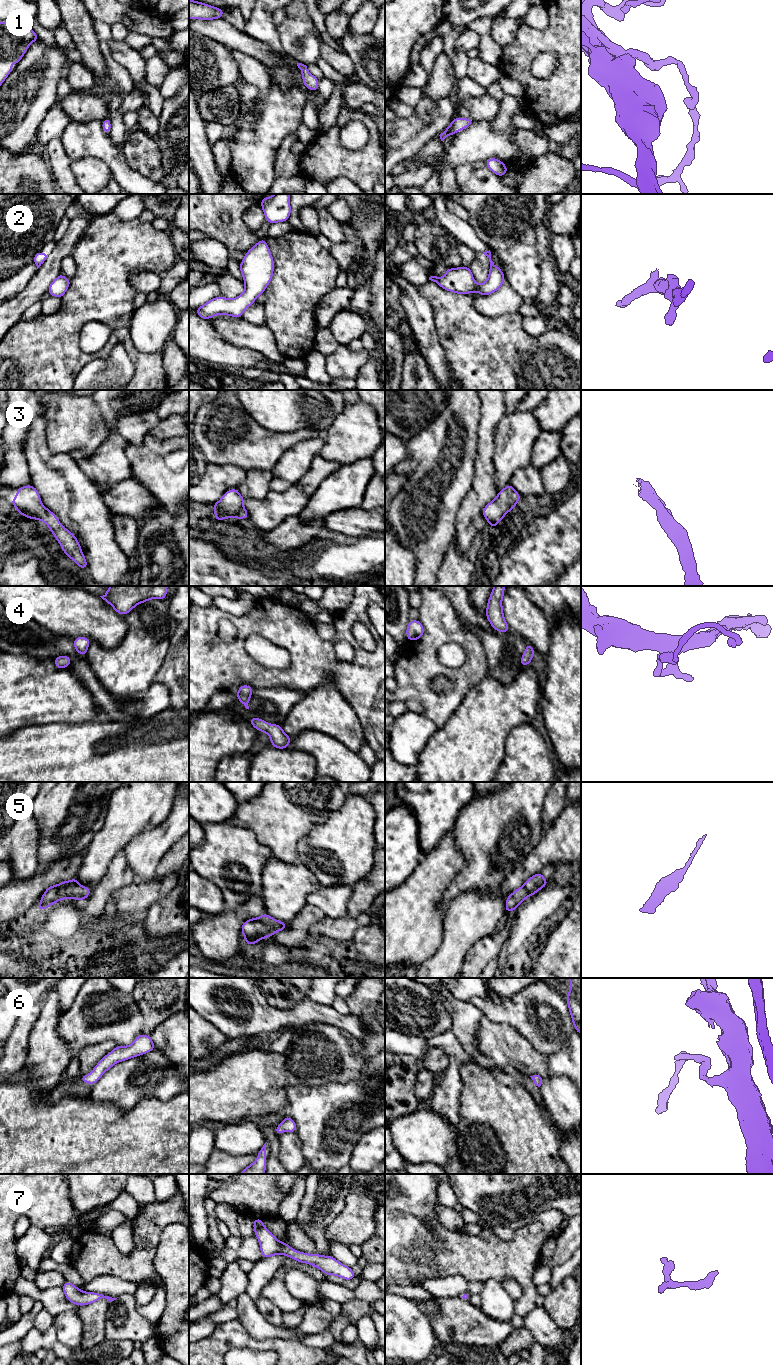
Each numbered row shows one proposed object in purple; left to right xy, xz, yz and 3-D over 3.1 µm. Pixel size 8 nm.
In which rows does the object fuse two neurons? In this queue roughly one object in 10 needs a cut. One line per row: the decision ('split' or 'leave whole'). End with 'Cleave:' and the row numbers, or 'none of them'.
1: leave whole
2: leave whole
3: leave whole
4: leave whole
5: leave whole
6: leave whole
7: leave whole
Cleave: none of them

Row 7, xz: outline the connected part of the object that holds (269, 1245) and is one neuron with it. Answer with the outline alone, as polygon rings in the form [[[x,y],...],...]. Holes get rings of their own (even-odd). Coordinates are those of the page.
[[[253,1219],[254,1234],[256,1235],[262,1254],[262,1259],[273,1255],[287,1255],[297,1262],[307,1263],[320,1269],[326,1276],[339,1276],[344,1280],[356,1278],[352,1268],[338,1262],[333,1256],[308,1254],[294,1250],[285,1242],[280,1242],[263,1225],[263,1219]]]

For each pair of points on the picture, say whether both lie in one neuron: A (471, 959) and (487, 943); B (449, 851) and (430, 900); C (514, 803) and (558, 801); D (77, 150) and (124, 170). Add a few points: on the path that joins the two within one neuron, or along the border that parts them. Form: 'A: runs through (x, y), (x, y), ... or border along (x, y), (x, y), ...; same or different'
A: runs through (475, 955), (483, 947); same
B: runs through (442, 863), (430, 878), (430, 888); same
C: border along (548, 792), (544, 801), (542, 825); different
D: runs through (89, 150), (104, 150), (112, 158); same

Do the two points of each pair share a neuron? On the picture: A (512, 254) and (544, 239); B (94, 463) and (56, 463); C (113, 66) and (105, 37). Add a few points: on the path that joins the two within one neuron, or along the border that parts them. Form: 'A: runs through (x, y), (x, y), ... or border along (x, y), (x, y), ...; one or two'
A: border along (545, 221), (542, 221), (535, 230), (540, 266); two
B: border along (71, 454), (77, 465), (91, 482); two
C: runs through (108, 59), (105, 44); one

